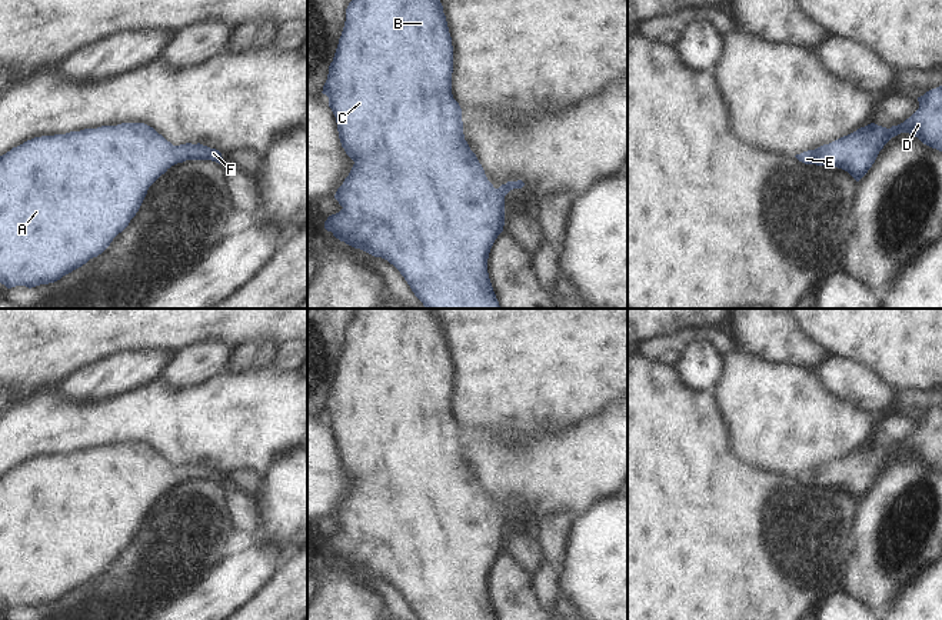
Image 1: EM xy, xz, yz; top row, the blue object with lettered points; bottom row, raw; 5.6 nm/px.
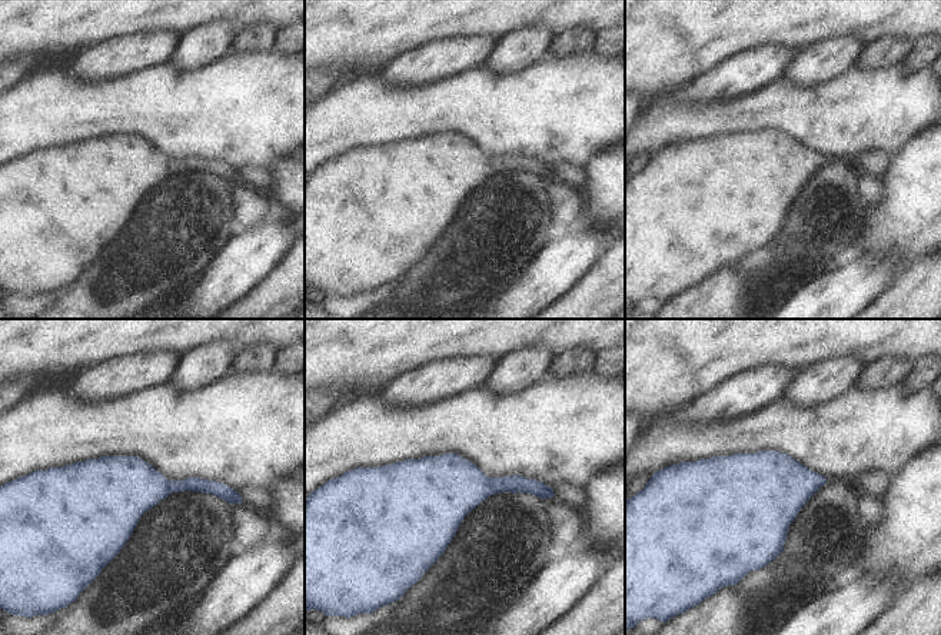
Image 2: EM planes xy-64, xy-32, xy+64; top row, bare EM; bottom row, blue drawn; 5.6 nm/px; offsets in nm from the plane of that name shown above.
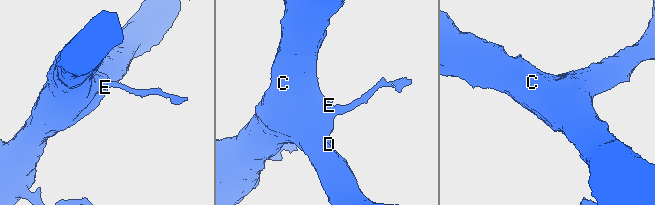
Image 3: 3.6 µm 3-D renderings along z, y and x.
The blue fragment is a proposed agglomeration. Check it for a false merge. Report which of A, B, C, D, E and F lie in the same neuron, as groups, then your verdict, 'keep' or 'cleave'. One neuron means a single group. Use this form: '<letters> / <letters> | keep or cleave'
A B C D E F | keep

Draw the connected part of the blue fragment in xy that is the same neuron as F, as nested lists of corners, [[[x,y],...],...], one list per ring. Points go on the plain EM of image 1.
[[[122,443],[117,446],[101,446],[97,449],[84,449],[80,451],[70,451],[66,454],[41,456],[24,461],[13,467],[6,474],[0,476],[0,603],[7,609],[16,606],[26,606],[29,609],[49,604],[60,600],[63,596],[86,584],[90,579],[101,574],[130,543],[139,531],[149,507],[164,494],[172,486],[186,480],[212,480],[222,483],[222,473],[200,463],[173,466],[153,447],[144,443]]]

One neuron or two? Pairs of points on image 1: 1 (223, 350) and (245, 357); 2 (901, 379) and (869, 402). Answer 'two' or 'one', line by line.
1: two
2: two

